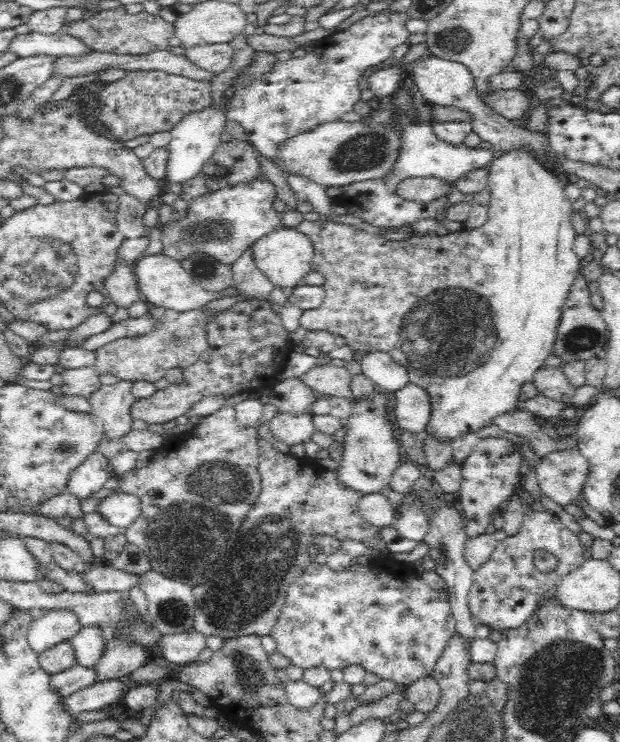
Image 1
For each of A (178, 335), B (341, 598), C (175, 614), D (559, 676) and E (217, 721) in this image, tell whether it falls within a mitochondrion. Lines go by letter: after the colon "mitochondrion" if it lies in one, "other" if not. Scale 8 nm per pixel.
A: mitochondrion
B: other
C: mitochondrion
D: mitochondrion
E: other

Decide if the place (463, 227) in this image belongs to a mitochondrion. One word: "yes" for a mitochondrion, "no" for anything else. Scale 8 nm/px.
no

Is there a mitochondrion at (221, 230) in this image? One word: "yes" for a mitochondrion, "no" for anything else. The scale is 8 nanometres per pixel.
yes

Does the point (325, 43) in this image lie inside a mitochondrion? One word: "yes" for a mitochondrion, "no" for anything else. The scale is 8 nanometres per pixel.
no

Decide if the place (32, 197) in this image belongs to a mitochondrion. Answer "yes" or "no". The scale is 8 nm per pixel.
no

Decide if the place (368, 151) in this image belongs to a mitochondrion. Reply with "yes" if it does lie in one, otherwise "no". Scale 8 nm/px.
yes

